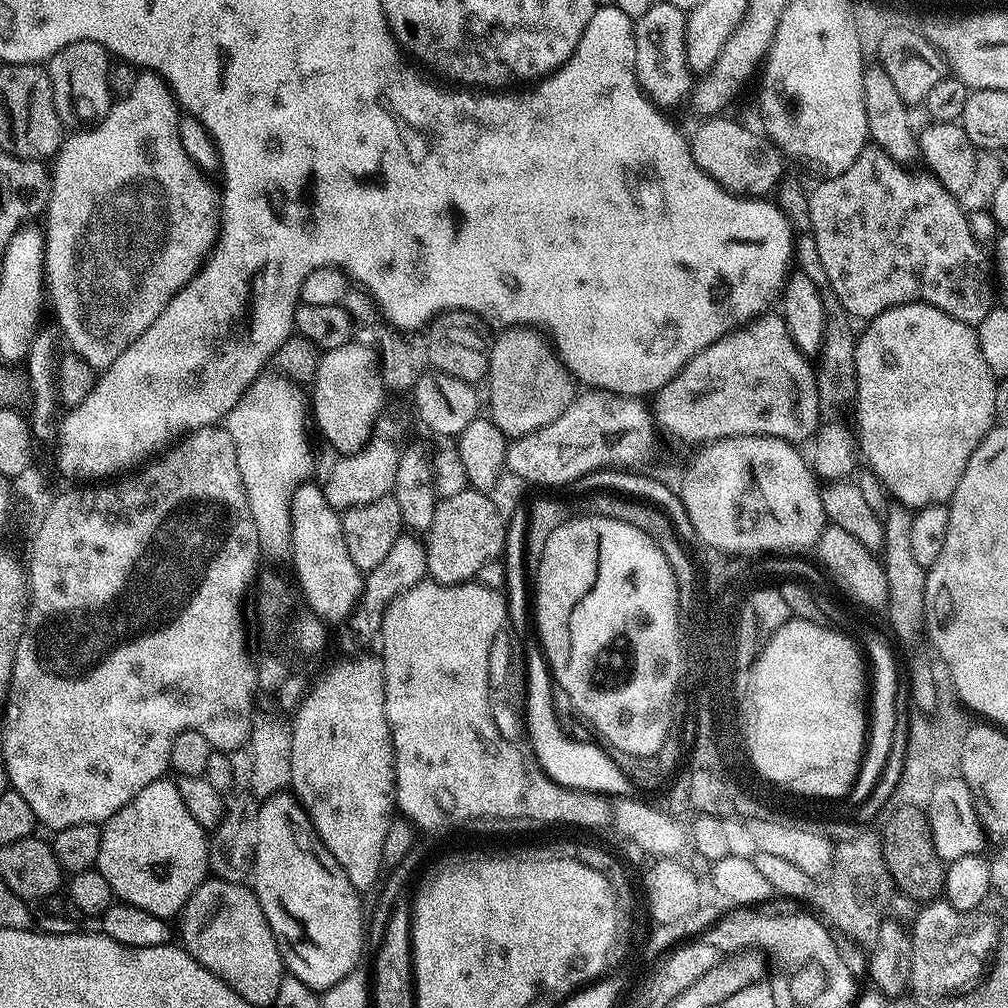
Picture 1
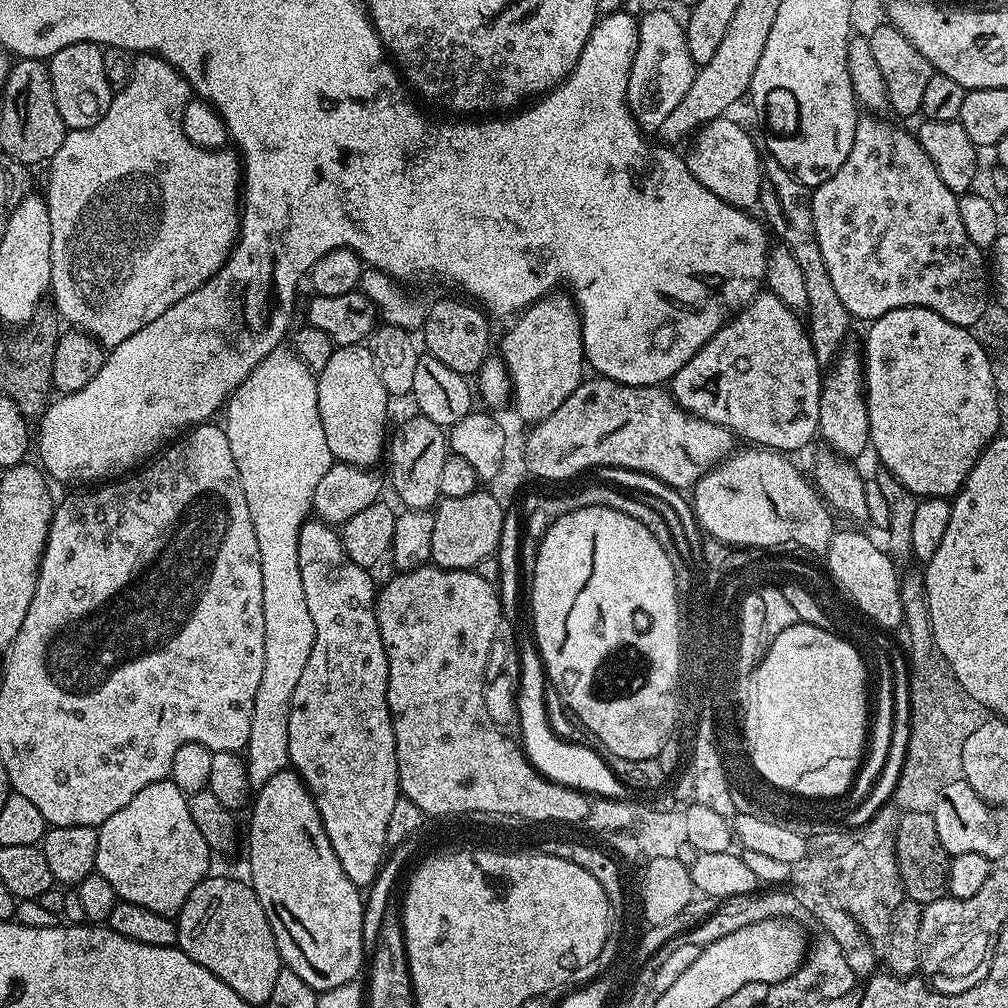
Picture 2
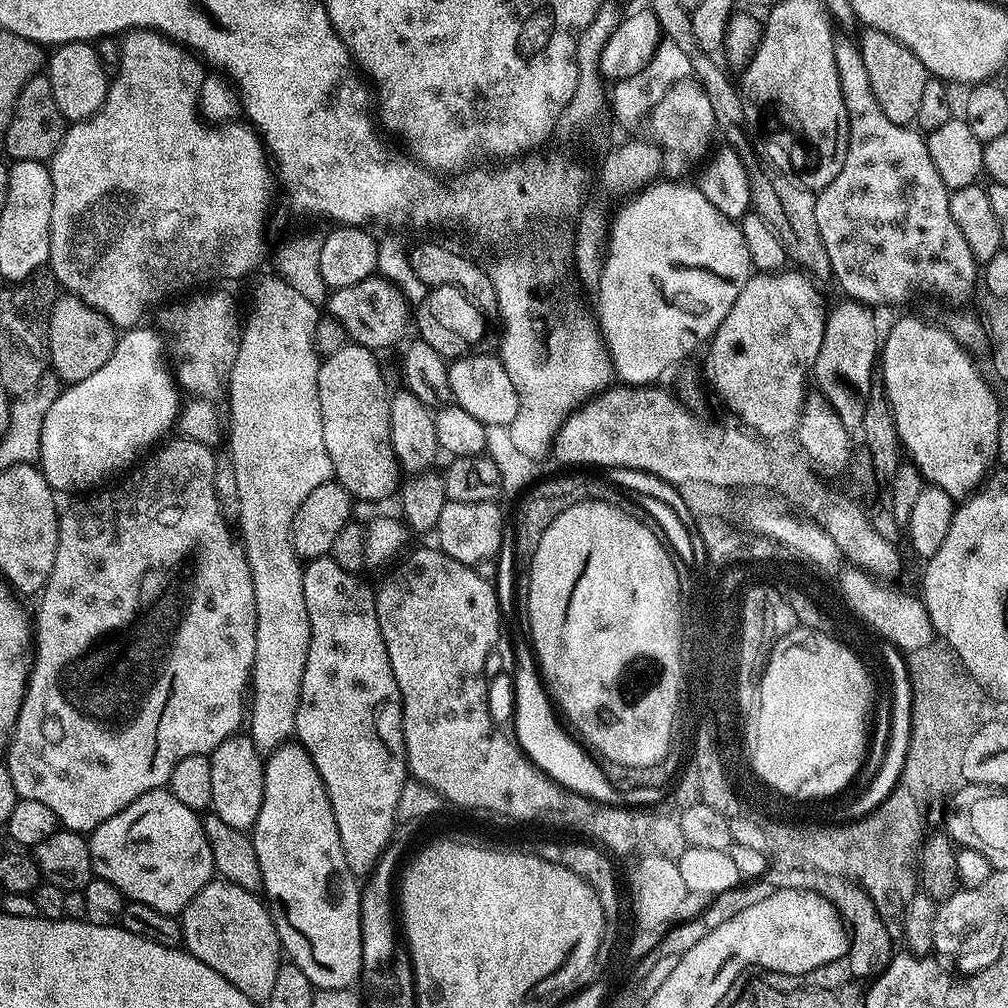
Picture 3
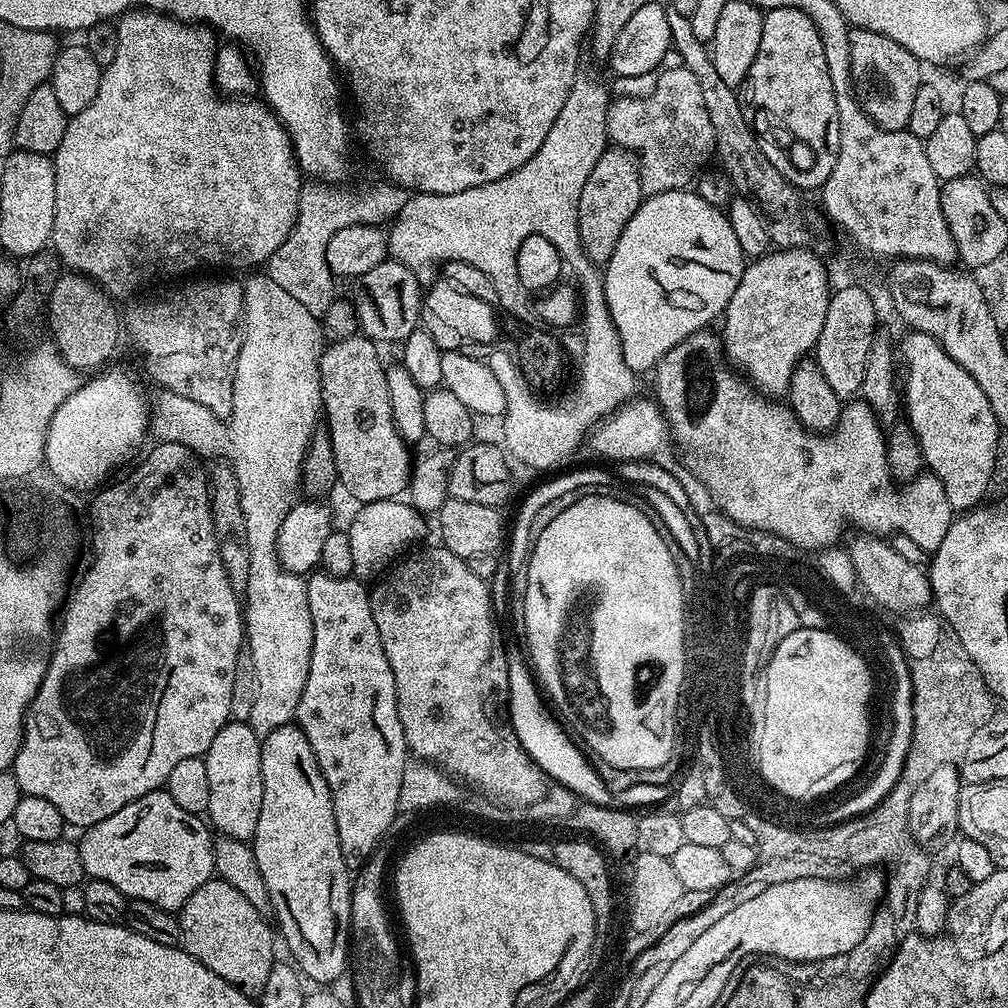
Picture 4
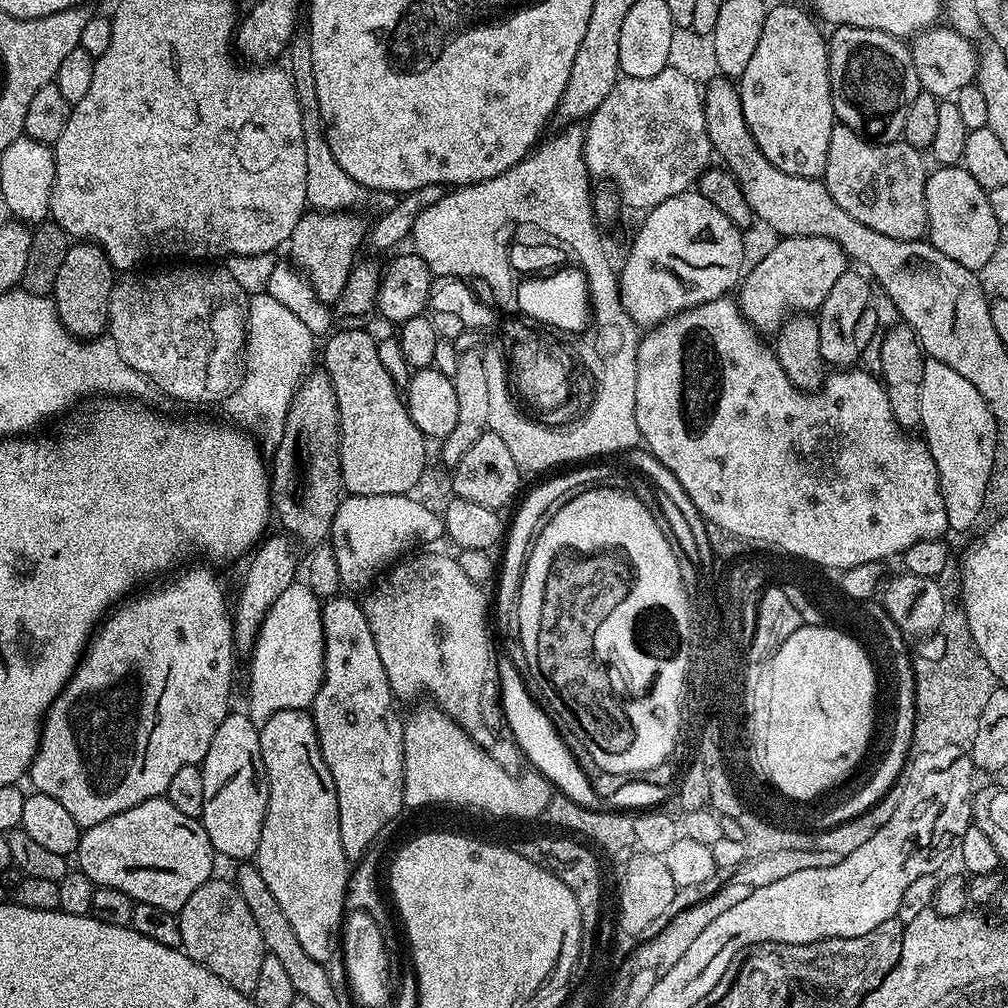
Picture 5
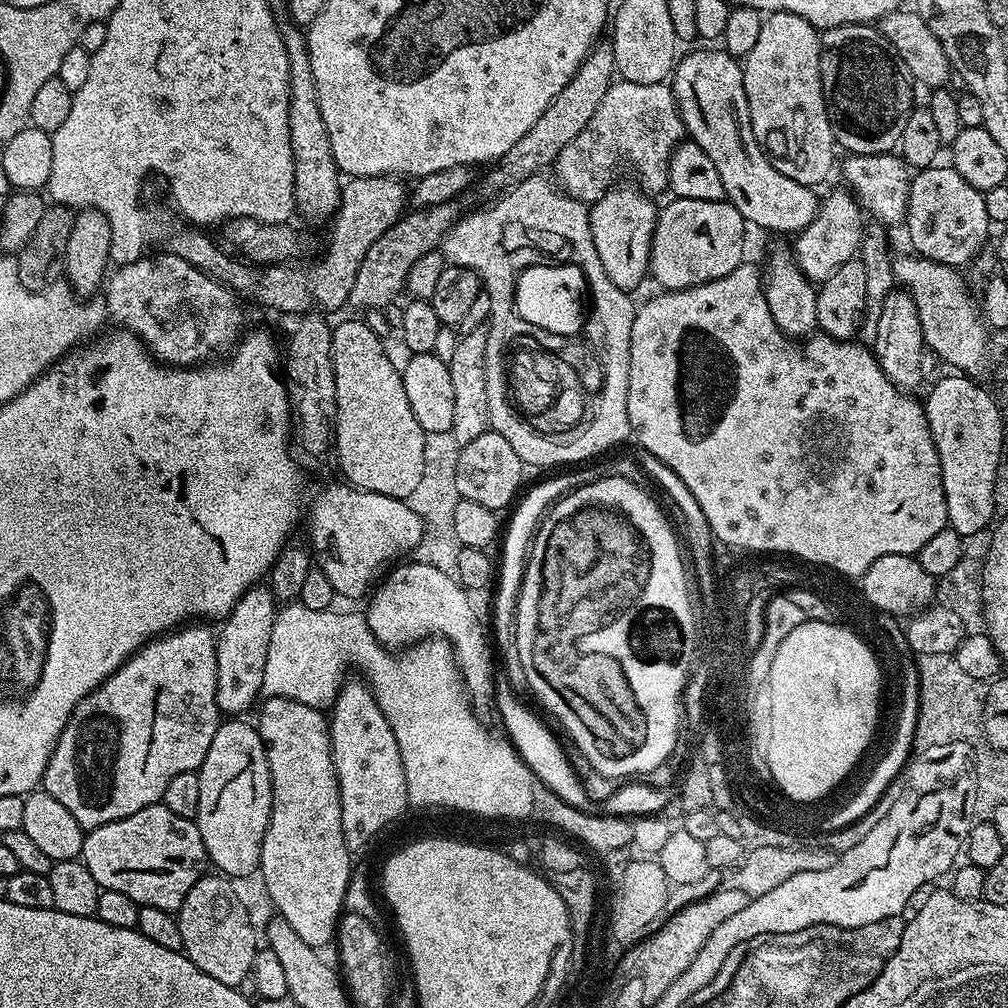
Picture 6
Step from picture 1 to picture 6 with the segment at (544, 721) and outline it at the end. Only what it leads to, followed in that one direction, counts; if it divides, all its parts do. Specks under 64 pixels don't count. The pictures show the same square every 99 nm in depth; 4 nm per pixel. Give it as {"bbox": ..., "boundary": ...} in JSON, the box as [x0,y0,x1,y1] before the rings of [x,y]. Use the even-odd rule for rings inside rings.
{"bbox":[494,674,594,813],"boundary":[[[503,674],[497,675],[494,680],[494,708],[504,719],[504,728],[507,739],[510,741],[517,754],[524,759],[524,764],[532,771],[535,779],[550,788],[554,794],[562,798],[566,804],[584,812],[591,813],[594,805],[586,798],[586,792],[582,790],[581,783],[578,782],[577,775],[574,774],[573,767],[570,766],[569,759],[566,758],[565,752],[561,748],[561,744],[557,742],[557,738],[552,733],[552,729],[548,728],[543,719],[538,715],[535,716],[526,705],[524,700],[512,691],[510,682]]]}

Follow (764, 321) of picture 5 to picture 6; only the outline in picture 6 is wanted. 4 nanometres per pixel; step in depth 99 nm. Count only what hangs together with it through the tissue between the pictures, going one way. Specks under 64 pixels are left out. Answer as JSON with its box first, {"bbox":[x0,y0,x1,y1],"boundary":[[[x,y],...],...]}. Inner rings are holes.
{"bbox":[794,191,866,282],"boundary":[[[851,191],[832,192],[820,200],[820,208],[816,211],[814,222],[806,226],[795,237],[794,255],[796,265],[805,276],[813,282],[823,282],[846,262],[850,262],[860,251],[860,242],[864,238],[866,213],[860,207]]]}

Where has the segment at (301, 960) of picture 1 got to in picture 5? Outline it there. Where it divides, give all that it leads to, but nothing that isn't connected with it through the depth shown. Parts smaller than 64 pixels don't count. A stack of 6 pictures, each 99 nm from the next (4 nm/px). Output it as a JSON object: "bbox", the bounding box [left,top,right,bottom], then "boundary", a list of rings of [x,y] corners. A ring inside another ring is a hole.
{"bbox":[254,709,350,962],"boundary":[[[305,709],[278,710],[267,722],[259,725],[259,729],[262,762],[264,763],[264,773],[268,779],[268,809],[266,810],[266,818],[262,822],[262,838],[258,842],[254,863],[256,869],[262,874],[262,878],[266,878],[266,886],[270,886],[270,894],[274,894],[274,898],[278,898],[278,906],[282,906],[282,911],[286,913],[286,922],[290,922],[290,927],[294,930],[294,938],[298,938],[302,950],[306,950],[306,954],[310,954],[310,958],[314,960],[327,962],[337,955],[338,949],[341,947],[341,928],[346,915],[348,877],[350,875],[350,861],[342,850],[342,834],[338,830],[338,794],[334,790],[334,778],[330,778],[326,758],[322,758],[316,727],[311,715]]]}

